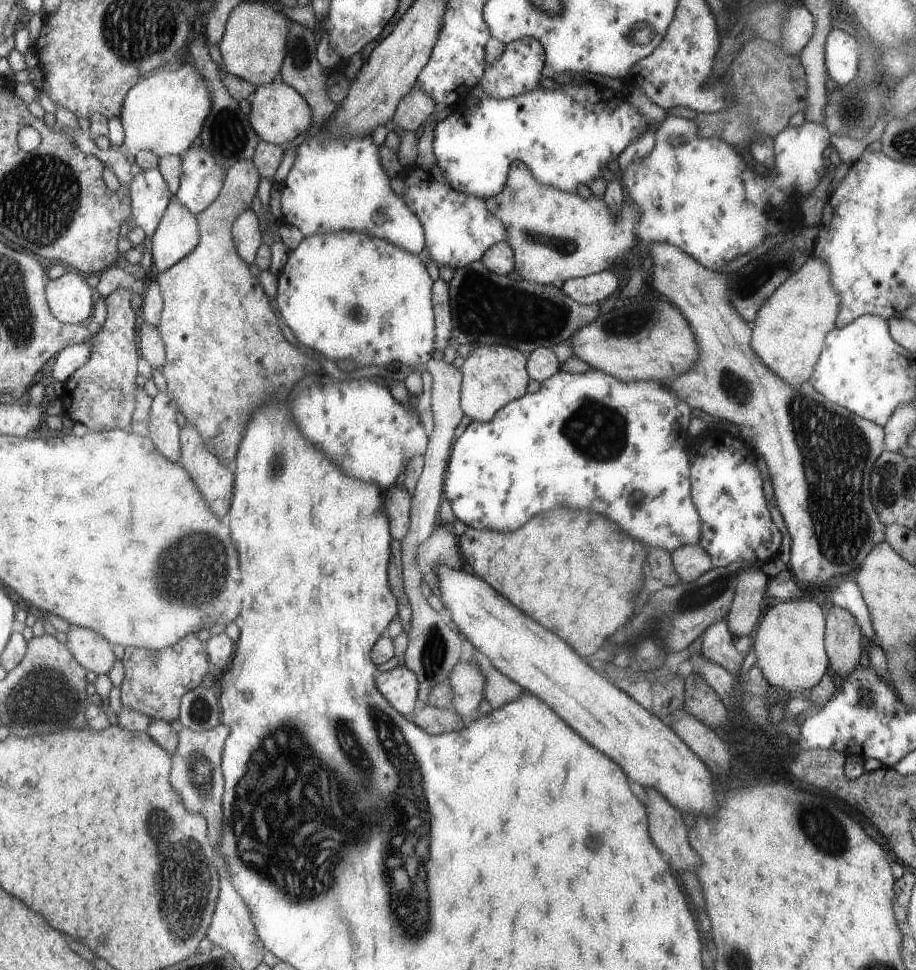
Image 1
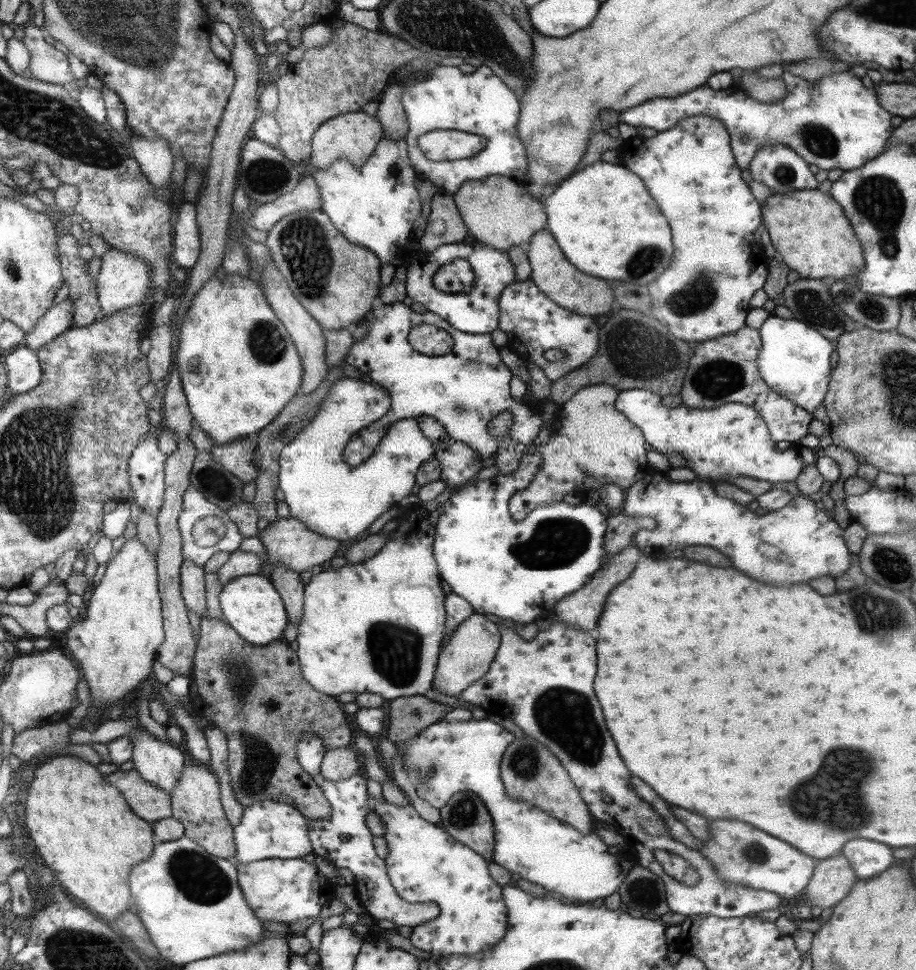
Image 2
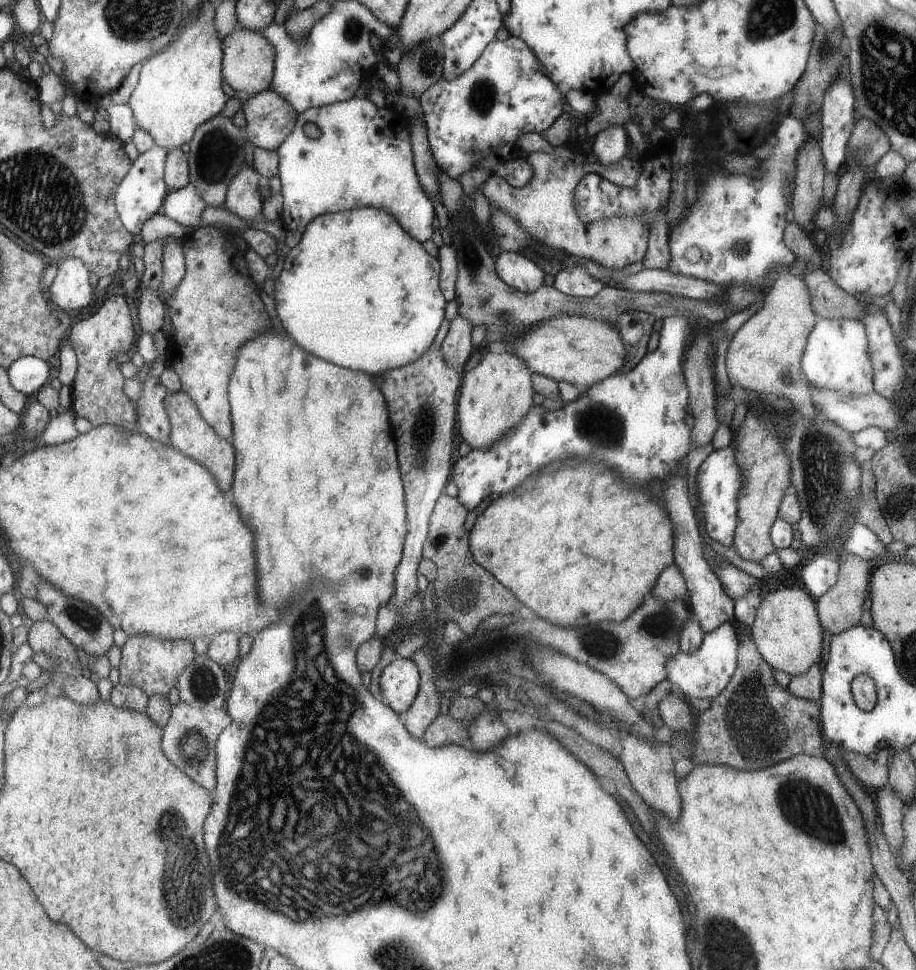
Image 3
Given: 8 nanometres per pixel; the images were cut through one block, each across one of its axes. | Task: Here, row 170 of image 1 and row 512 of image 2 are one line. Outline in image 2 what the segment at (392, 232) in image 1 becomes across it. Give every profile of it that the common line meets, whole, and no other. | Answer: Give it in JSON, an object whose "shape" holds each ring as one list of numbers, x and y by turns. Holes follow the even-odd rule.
{"shape":[[345,376,331,384,331,389,325,395,319,412,316,412,308,425,280,452,278,487,283,492,283,500,289,508,289,517,302,521,309,532,343,543,357,538,385,510,397,506,401,498,412,494,411,486,416,481,415,472,418,472,421,465,433,457,433,445,423,436,415,419,396,420,391,424,381,422,383,416,387,416,387,412,391,412,391,396,389,397,387,390,383,389,381,384,364,383,359,379],[355,432,359,432,359,439,363,443,362,453,354,453]]}

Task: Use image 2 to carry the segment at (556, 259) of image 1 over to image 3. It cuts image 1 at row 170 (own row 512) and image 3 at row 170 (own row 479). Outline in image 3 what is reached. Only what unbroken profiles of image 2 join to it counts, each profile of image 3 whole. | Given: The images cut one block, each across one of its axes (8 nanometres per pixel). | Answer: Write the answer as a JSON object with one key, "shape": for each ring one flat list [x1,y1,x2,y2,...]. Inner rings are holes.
{"shape":[[568,146,554,148,555,154,538,151,527,154,532,174,523,188,514,188,503,178,489,175,480,184,481,192,489,205,513,216,531,238,550,249,593,260,611,270,642,260,649,242,649,226,643,220,611,217,585,223,575,219,573,210,574,183,581,180,585,174,596,174,619,188,627,189,635,185,639,177,639,161,623,156,619,158,619,162,601,166,597,162,589,163,586,155,580,154,578,158,572,156,568,153]]}

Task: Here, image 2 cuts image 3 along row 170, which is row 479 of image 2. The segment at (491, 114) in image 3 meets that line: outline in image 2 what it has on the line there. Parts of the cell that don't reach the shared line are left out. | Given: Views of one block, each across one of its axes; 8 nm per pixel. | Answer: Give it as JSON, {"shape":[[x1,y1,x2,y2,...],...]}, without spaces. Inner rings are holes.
{"shape":[[449,435,433,446,433,458,440,466,440,478,445,486,463,484,481,470,481,459,466,444,455,442]]}

